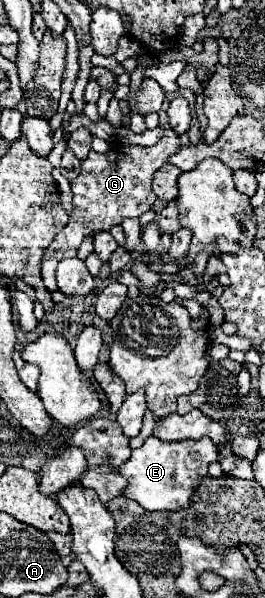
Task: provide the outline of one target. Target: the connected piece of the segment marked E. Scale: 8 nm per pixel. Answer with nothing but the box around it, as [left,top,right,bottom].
[119,436,217,512]

